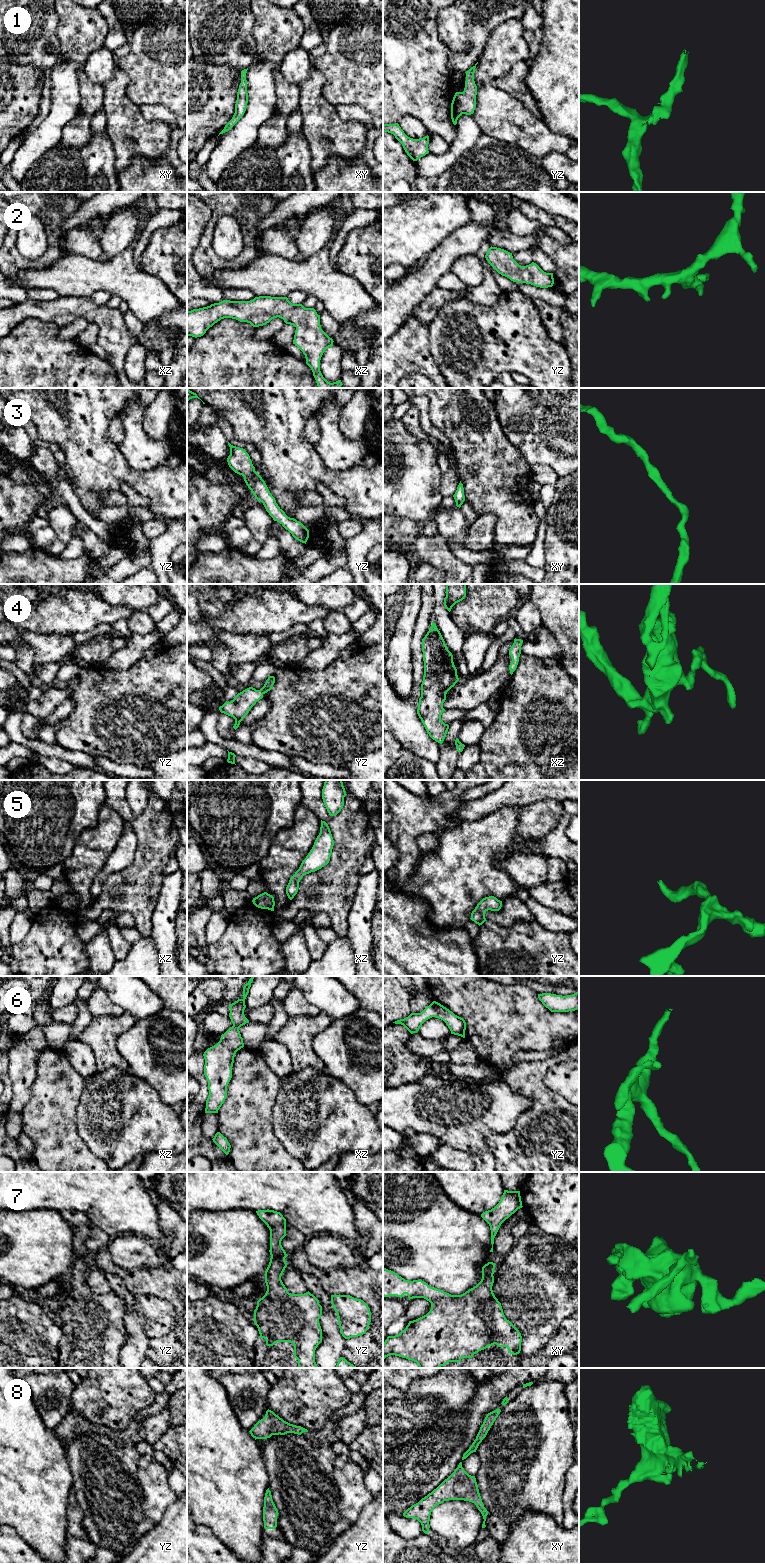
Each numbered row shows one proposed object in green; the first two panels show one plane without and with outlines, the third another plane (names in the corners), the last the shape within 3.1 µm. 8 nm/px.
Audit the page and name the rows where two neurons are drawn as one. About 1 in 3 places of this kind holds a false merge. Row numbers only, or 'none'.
none

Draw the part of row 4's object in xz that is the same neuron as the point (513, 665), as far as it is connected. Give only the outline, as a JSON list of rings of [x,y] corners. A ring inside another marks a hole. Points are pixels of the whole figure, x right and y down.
[[[515,638],[514,643],[509,650],[509,655],[512,657],[512,662],[509,665],[509,670],[511,675],[517,668],[519,657],[521,654],[522,643],[523,643],[523,640]]]

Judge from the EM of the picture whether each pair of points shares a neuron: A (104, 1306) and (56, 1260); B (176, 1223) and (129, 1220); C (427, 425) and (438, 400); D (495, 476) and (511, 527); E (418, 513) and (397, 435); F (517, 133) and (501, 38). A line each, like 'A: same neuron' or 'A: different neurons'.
A: different neurons
B: different neurons
C: different neurons
D: same neuron
E: same neuron
F: same neuron

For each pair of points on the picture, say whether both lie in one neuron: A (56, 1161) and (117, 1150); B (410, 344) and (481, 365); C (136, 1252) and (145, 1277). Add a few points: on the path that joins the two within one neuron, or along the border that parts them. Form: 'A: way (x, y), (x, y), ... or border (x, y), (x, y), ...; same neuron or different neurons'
A: border (79, 1136), (87, 1147), (104, 1161); different neurons
B: border (428, 327), (429, 352), (440, 371); different neurons
C: border (164, 1264), (134, 1269), (123, 1269), (118, 1266); different neurons

